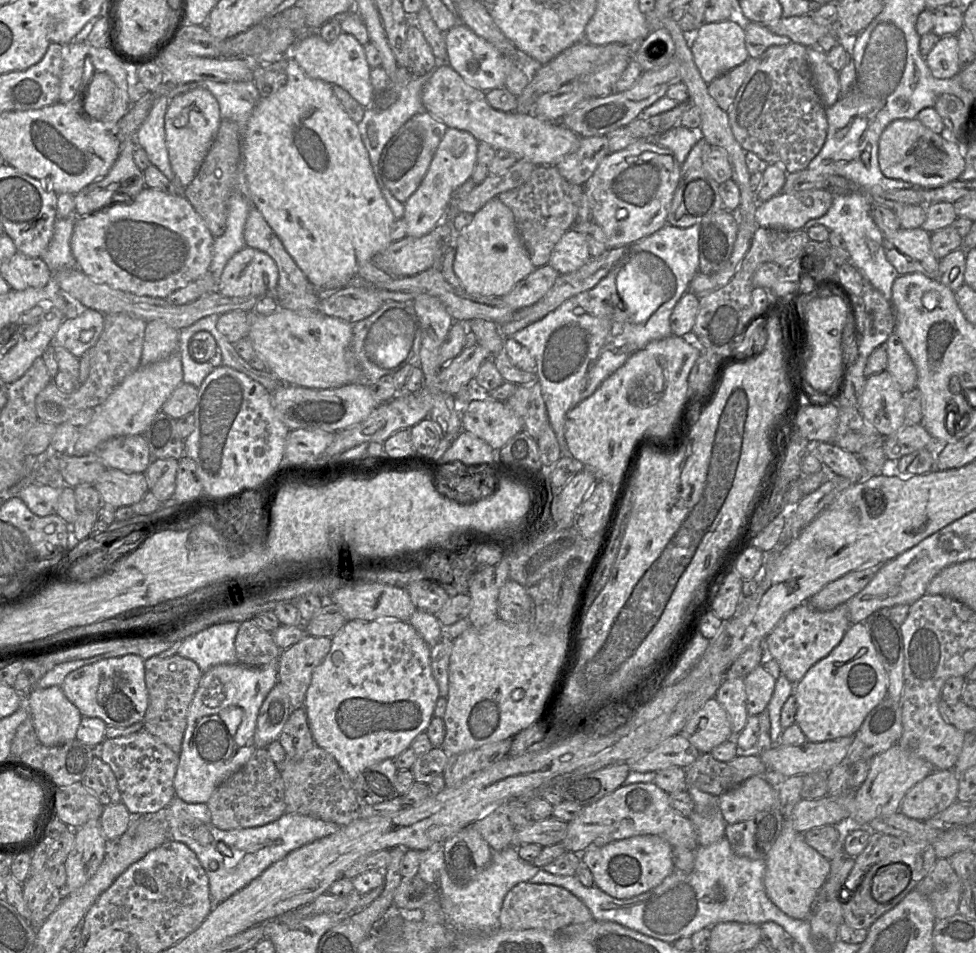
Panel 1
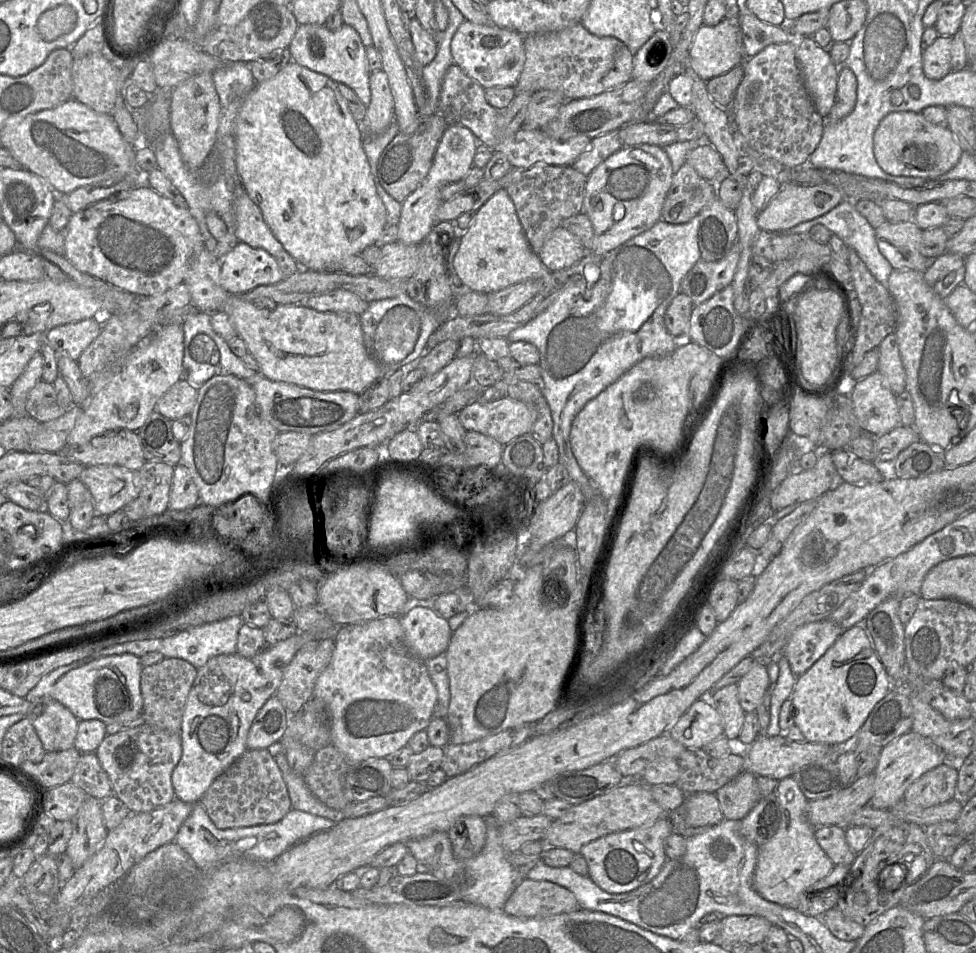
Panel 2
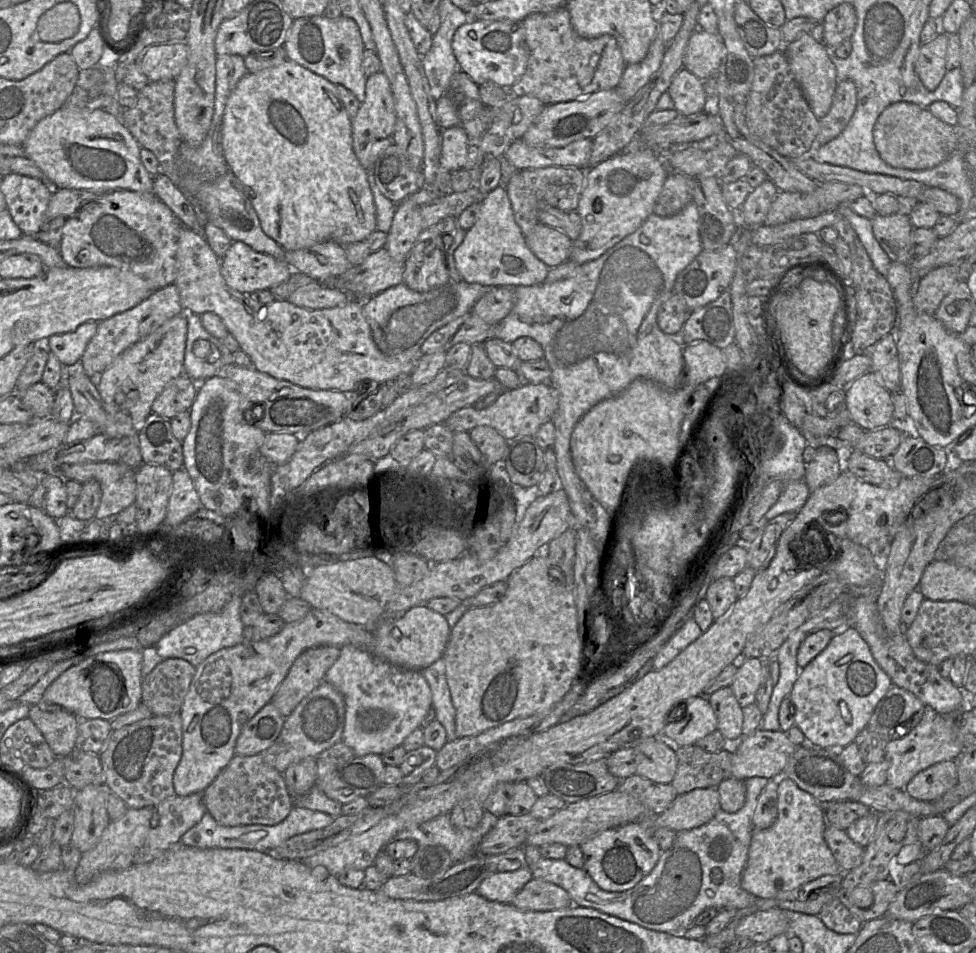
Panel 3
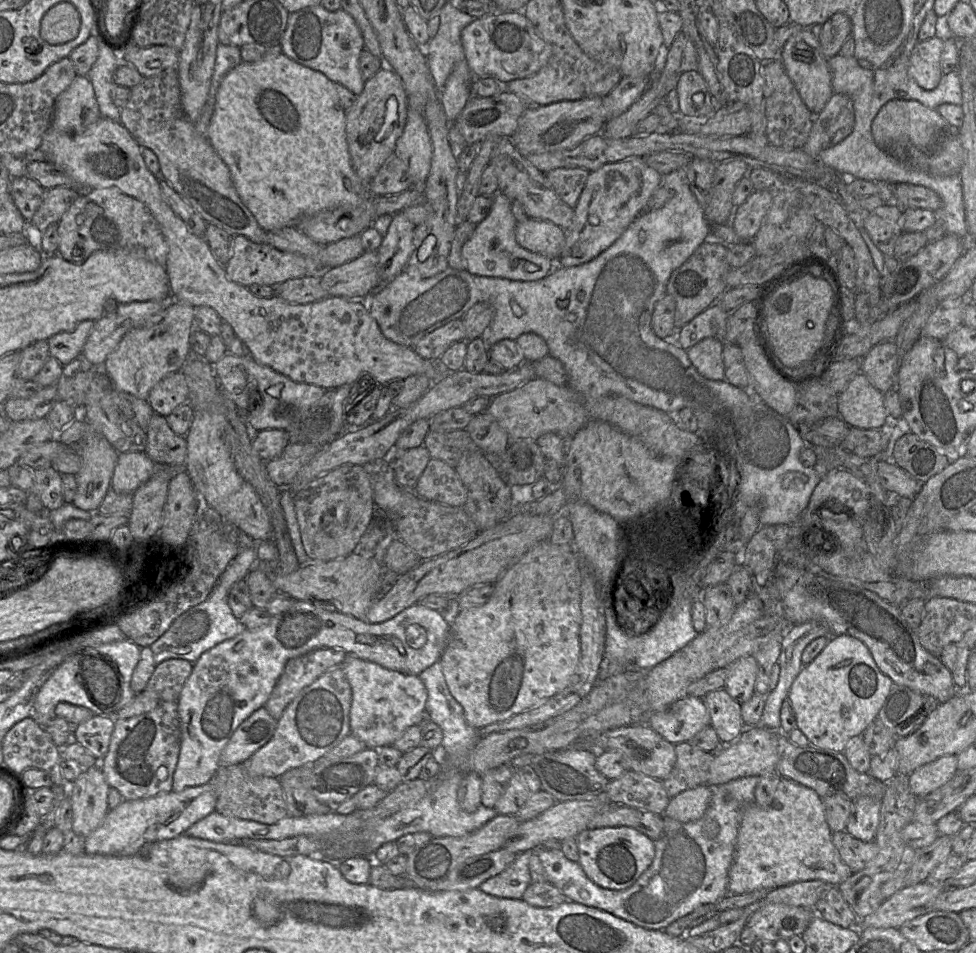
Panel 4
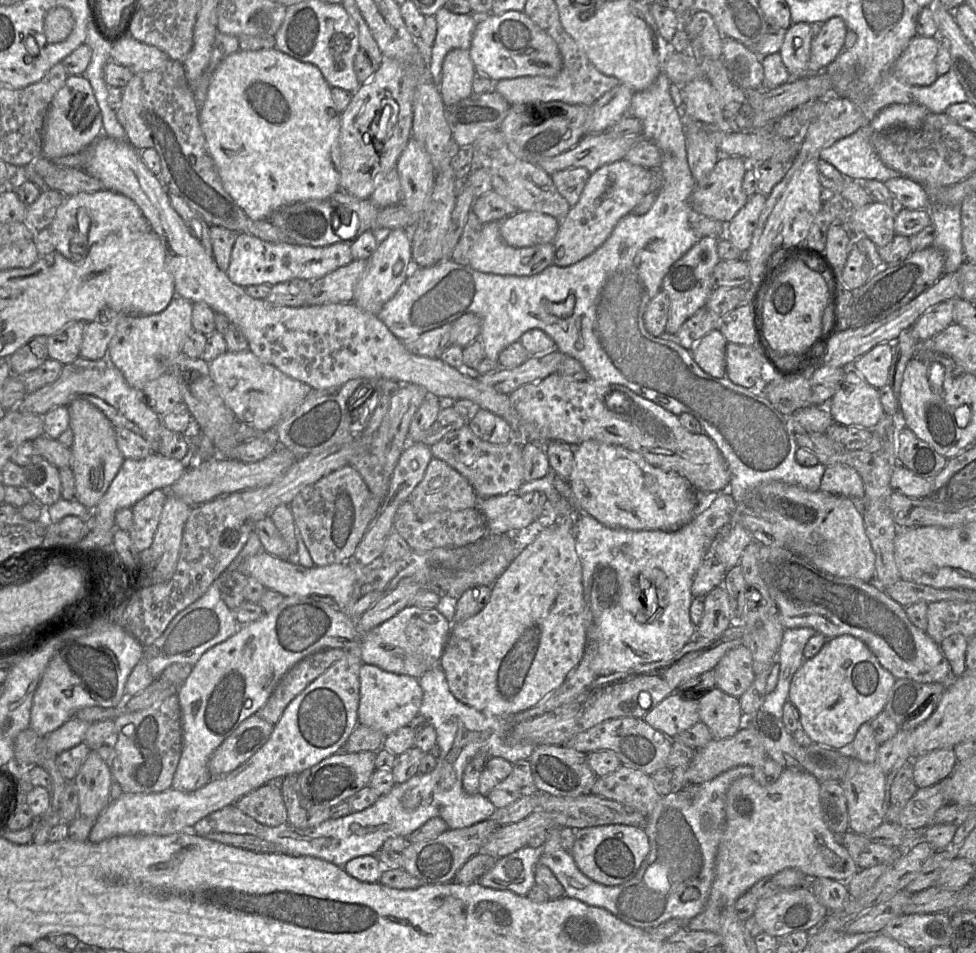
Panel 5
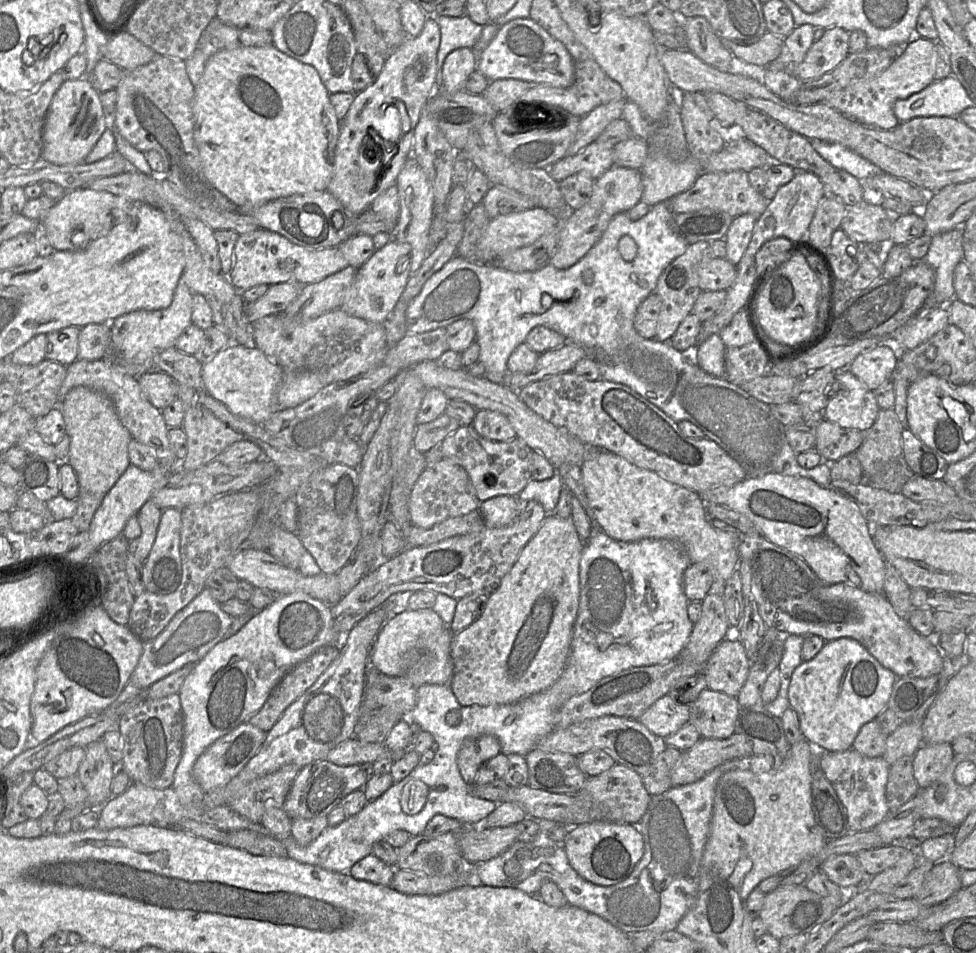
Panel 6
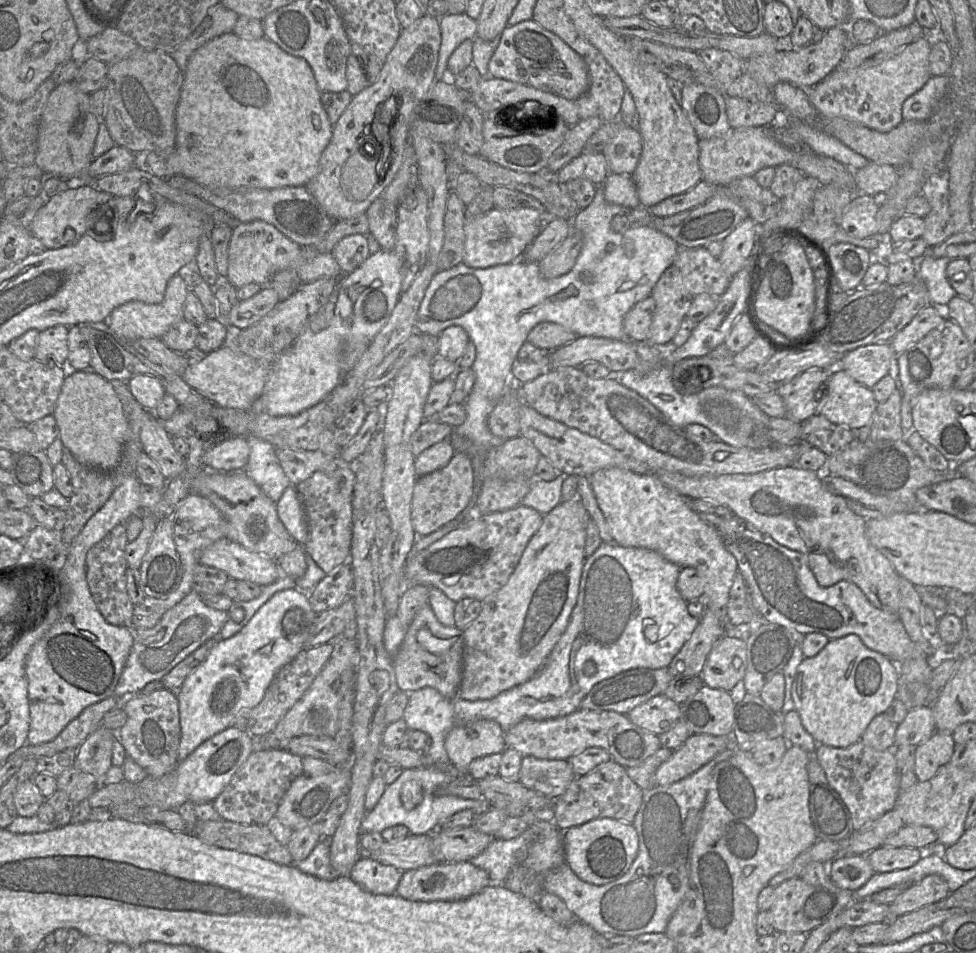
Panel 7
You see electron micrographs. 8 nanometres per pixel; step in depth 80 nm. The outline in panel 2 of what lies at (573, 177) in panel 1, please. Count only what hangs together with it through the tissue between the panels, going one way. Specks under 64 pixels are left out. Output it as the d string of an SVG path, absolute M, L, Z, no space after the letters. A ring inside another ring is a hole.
M617 128L592 138L588 148L572 166L586 177L590 175L606 158L623 147L620 131L621 128Z

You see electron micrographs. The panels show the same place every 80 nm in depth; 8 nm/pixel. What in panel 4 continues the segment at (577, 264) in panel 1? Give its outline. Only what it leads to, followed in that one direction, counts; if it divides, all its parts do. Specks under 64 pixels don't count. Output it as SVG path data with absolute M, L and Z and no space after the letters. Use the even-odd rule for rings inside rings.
M528 218L517 222L515 237L521 247L556 262L565 246L565 231L550 221Z

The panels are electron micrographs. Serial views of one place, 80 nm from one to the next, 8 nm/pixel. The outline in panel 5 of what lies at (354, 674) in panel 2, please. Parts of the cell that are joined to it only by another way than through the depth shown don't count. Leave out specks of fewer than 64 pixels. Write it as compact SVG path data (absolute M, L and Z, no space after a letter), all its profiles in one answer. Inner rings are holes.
M362 663L359 680L359 724L378 730L387 736L401 727L408 726L419 714L423 690L418 678L388 672L375 665Z

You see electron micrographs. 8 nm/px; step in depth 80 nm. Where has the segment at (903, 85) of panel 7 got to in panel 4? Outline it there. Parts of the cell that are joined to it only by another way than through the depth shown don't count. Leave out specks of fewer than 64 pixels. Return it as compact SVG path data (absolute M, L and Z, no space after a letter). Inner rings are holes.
M934 36L924 41L918 41L909 58L909 75L925 90L935 89L943 73L940 67L940 57L944 39Z

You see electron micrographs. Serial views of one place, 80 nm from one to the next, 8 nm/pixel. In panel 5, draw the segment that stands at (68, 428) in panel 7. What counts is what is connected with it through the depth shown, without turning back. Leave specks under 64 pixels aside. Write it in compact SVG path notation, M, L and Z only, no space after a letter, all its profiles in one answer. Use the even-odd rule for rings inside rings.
M83 398L75 399L67 408L69 428L74 437L70 447L70 467L75 479L75 499L92 511L108 490L125 458L117 446L114 426L101 410Z

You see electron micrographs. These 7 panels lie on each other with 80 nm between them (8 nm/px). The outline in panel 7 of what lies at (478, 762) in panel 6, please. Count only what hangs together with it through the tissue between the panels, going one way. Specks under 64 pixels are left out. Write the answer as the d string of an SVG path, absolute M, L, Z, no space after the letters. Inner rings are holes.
M490 719L456 726L446 736L445 749L455 769L461 774L468 774L468 767L474 759L499 754L506 749L504 732L496 721Z

